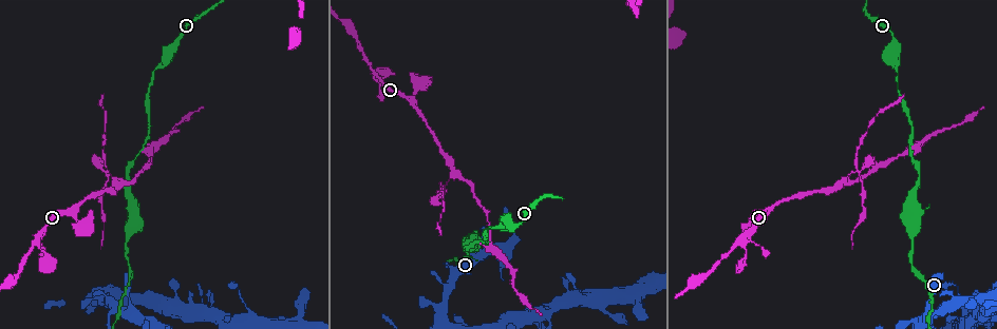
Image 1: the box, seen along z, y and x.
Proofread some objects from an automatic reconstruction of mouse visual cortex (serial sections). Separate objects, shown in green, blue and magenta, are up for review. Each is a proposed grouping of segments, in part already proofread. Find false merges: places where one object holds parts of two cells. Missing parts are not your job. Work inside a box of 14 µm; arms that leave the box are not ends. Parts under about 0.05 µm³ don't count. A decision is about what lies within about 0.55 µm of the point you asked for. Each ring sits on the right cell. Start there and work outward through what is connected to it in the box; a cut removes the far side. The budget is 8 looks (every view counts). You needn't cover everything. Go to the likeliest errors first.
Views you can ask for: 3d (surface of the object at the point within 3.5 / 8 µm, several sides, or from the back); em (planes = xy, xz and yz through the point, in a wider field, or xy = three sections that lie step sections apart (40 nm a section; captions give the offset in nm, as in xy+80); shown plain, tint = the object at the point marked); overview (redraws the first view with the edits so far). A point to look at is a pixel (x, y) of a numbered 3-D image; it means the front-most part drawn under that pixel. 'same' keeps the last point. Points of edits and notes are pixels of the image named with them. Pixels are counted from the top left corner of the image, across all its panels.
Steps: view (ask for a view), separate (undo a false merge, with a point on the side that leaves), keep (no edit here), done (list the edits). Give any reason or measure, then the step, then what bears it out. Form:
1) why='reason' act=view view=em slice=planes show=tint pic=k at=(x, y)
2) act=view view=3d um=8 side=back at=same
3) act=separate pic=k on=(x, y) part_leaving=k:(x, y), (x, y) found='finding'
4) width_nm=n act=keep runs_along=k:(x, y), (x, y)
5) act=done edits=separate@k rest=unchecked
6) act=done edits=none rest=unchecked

why='four arms meet' act=view view=3d um=3.5 pic=1 at=(106, 170)

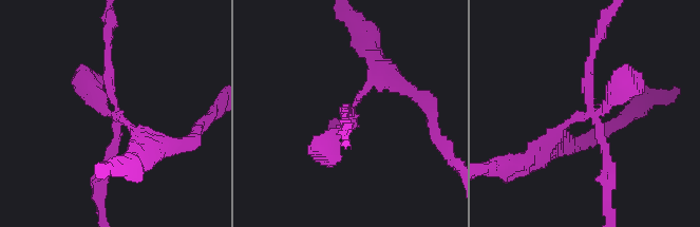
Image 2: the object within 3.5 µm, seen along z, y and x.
arms=4 arm_widths_nm=150,150,250,300 act=view view=em slice=xy step=1 show=plain pic=2 at=(354, 115)

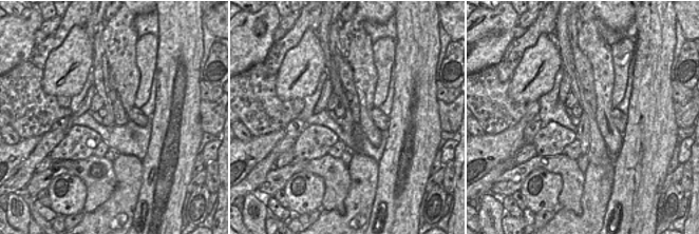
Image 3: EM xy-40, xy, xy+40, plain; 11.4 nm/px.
why='where the object lies' act=view view=em slice=xy step=1 show=tint at=same

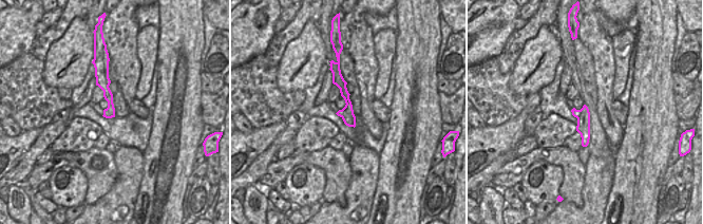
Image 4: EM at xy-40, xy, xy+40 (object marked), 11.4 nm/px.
width_nm=150 act=separate pic=2 on=(109, 71) part_leaving=2:(115, 105), (109, 88), (109, 20) found='two cells meet here'

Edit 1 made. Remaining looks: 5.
act=view view=overview

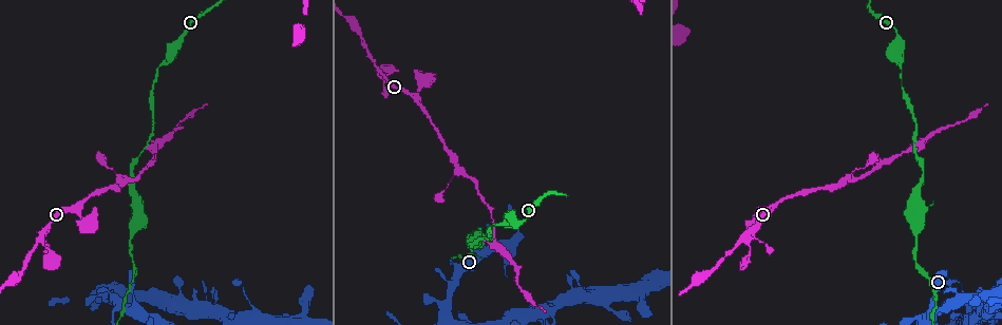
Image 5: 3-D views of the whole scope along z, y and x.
why='narrows sharply' act=view view=3d um=3.5 pic=5 at=(379, 70)

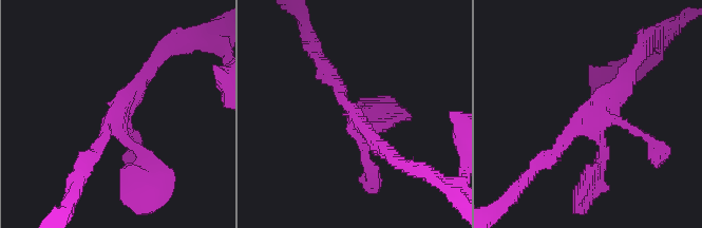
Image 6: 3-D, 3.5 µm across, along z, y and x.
why='need the tissue' act=view view=em slice=planes show=plain pic=6 at=(596, 106)

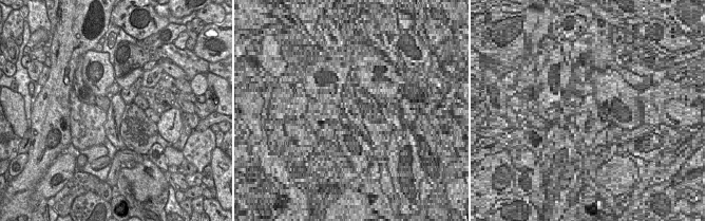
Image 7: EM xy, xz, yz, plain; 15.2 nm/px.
act=view view=em slice=planes show=tint at=same

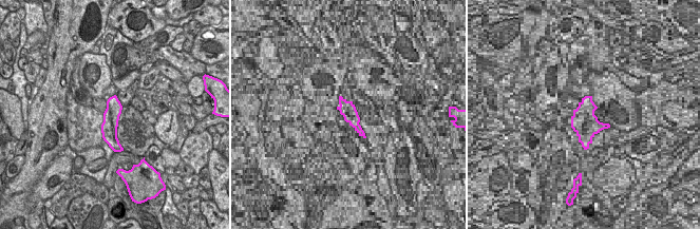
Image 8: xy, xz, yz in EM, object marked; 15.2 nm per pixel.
act=keep runs_along=6:(638, 54), (617, 87), (551, 157) found='continuous, no second cell'

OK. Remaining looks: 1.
act=done edits=separate@2 rest=unchecked

